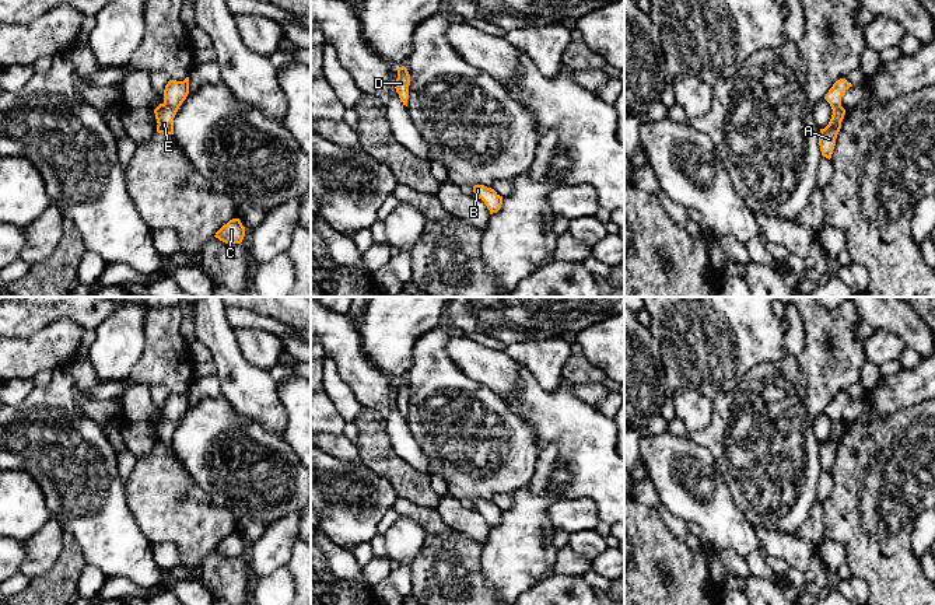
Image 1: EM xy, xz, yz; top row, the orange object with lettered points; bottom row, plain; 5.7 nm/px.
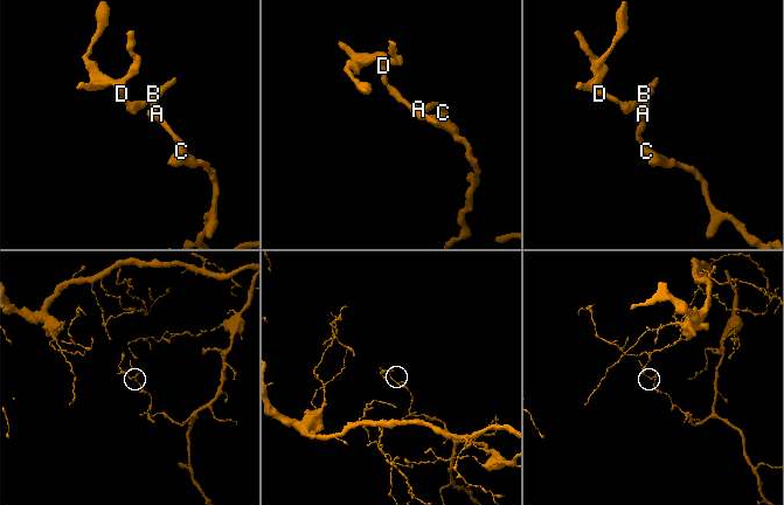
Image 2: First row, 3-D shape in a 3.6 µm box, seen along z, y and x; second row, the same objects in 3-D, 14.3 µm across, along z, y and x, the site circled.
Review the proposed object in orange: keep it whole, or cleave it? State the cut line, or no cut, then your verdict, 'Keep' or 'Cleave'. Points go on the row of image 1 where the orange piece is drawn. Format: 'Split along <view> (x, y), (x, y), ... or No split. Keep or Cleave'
Split along xy (181, 83), (175, 94), (177, 102), (167, 109). Cleave

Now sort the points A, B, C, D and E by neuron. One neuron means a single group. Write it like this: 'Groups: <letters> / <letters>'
Groups: A C E / B D

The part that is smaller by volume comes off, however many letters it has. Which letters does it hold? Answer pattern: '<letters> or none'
B, D

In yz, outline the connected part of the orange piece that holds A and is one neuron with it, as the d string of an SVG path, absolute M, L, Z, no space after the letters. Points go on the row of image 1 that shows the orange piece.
M843 106L838 109L833 109L833 115L829 125L824 129L820 129L819 133L820 151L822 155L829 160L831 158L836 146L836 139L841 129L841 122L844 119L844 115L845 115L845 109Z

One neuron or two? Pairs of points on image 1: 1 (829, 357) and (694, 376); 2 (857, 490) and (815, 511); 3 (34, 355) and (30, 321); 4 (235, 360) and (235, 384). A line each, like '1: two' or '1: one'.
1: two
2: two
3: two
4: one

